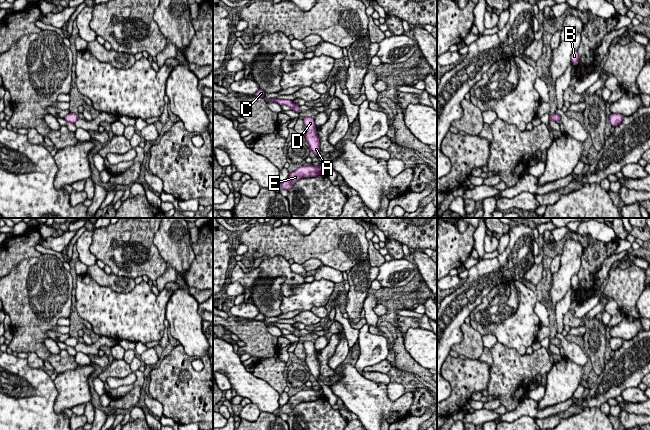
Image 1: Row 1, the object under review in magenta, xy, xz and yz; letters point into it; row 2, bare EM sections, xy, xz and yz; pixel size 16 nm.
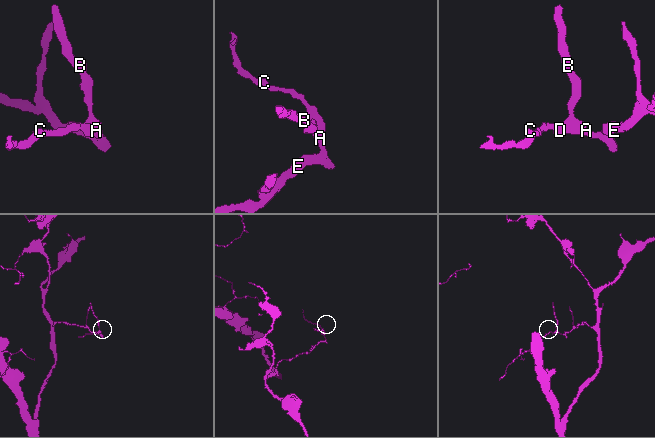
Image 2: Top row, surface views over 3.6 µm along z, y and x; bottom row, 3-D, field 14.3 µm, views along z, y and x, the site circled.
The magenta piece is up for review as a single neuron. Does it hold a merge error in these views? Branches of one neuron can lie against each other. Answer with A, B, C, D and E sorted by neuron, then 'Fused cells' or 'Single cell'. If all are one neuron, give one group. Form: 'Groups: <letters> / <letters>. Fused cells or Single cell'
Groups: A B C D E. Single cell

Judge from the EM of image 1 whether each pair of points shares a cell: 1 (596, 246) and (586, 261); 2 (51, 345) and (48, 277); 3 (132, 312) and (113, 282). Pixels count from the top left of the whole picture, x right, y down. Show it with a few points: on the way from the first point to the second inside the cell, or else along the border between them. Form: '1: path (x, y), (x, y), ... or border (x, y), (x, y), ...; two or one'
1: path (592, 250), (587, 257); one
2: border (47, 337), (43, 344), (51, 353); two
3: border (97, 283), (119, 292), (129, 292), (136, 285); two

